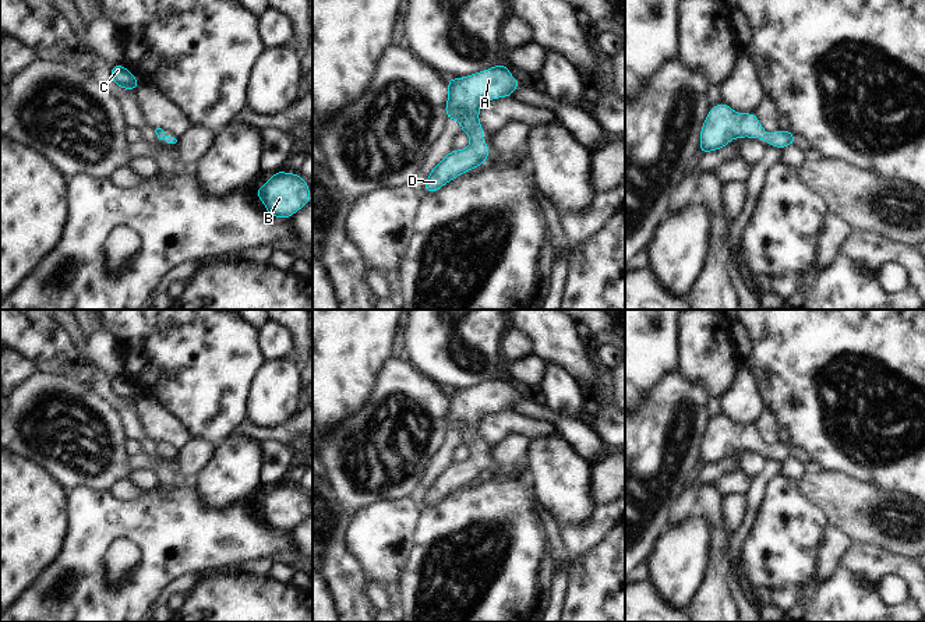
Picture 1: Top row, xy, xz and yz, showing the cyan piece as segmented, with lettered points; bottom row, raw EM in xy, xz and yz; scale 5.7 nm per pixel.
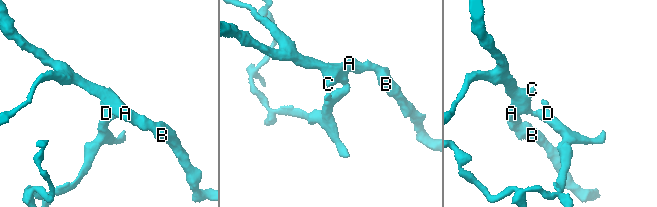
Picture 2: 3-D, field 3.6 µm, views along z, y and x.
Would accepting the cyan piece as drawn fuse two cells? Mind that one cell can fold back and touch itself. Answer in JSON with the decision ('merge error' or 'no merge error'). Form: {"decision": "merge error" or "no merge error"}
{"decision": "no merge error"}

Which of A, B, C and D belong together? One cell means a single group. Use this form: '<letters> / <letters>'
A B C D

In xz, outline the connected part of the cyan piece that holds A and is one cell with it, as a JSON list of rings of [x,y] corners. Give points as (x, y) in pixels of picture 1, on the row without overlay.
[[[505,377],[494,378],[488,382],[466,388],[463,390],[448,392],[448,413],[445,418],[446,431],[458,432],[463,445],[466,445],[472,455],[465,462],[452,462],[428,487],[424,498],[424,505],[435,505],[442,498],[448,496],[458,488],[483,477],[490,467],[490,459],[481,452],[484,448],[483,439],[479,434],[480,418],[486,413],[498,410],[511,410],[511,406],[522,396],[509,386],[509,379]]]

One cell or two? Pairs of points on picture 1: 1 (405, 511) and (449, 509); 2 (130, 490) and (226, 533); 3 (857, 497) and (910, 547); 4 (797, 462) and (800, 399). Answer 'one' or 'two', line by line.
1: two
2: two
3: one
4: two

